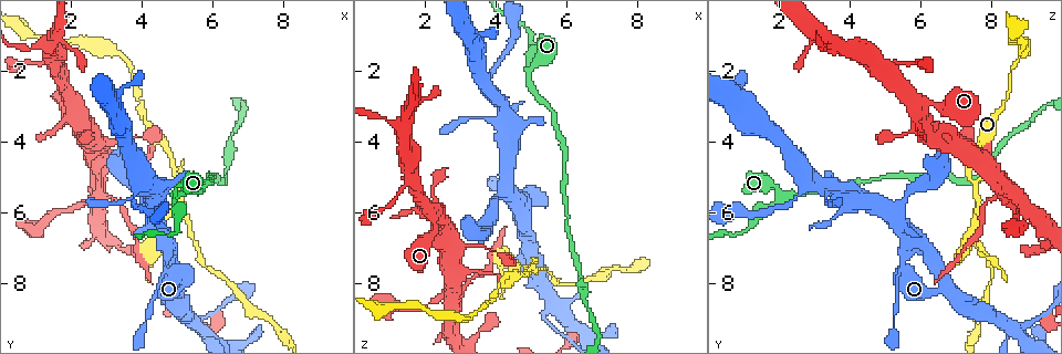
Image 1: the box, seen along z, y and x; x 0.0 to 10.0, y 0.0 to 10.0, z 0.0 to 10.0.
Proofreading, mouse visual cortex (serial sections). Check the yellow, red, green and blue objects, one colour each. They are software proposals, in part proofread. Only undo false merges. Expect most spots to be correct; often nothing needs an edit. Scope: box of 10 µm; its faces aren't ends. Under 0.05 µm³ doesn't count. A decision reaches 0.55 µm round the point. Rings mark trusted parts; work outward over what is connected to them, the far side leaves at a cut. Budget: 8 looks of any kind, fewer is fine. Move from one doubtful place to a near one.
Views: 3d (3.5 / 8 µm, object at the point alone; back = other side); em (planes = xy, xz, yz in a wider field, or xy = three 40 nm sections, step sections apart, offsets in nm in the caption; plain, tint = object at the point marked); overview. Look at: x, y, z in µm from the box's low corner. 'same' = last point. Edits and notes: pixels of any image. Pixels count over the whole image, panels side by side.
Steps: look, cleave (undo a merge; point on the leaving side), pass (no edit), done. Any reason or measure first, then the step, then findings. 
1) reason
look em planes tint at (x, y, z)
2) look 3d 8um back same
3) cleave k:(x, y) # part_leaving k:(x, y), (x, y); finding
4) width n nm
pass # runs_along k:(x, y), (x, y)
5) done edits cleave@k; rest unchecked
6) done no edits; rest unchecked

a fork
look 3d 8um at (5.10, 5.45, 7.60)

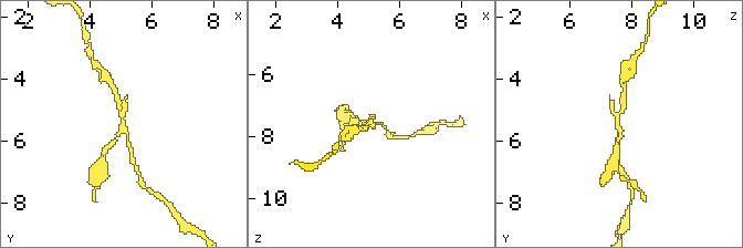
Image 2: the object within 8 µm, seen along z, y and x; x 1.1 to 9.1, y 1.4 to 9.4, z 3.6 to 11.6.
look 3d 3.5um same

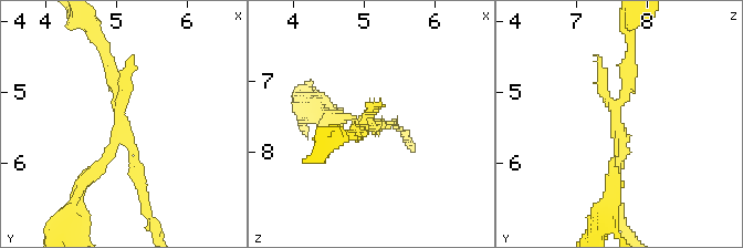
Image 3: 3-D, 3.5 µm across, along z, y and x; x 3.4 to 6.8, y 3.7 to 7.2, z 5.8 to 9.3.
now the EM
look em xy step 2 tint at (5.05, 5.55, 7.55)

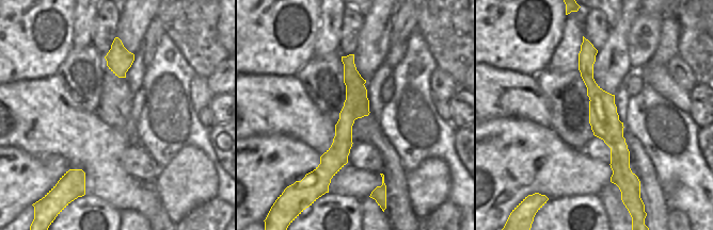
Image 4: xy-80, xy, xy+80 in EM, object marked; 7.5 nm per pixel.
cleave 3:(128, 66) # border 4:(364, 85), (354, 119); two cells meet here

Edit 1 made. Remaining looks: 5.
look overview

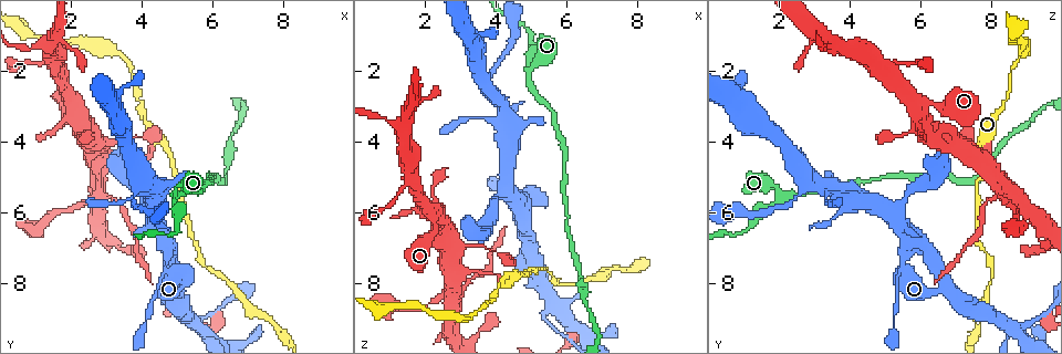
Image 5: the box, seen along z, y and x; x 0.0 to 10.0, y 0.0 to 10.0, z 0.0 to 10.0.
calibre changes
look 3d 8um at (2.80, 4.05, 6.95)

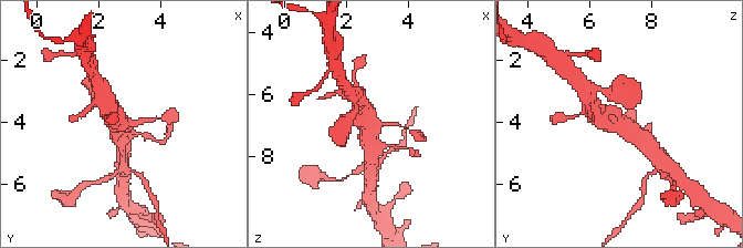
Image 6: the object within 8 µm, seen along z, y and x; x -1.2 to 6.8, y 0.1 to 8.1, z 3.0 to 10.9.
zoom in
look 3d 3.5um same

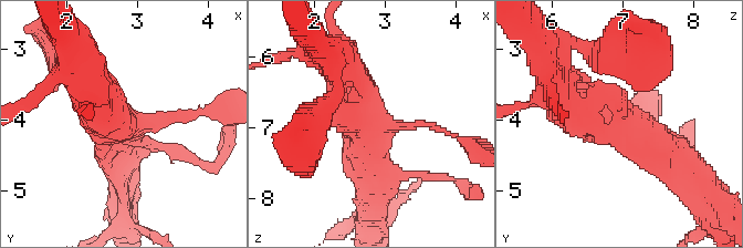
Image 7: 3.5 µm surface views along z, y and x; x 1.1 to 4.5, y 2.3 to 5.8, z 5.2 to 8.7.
look em xy step 3 tint at (2.80, 4.10, 7.00)

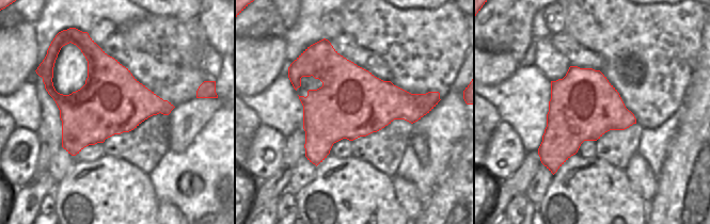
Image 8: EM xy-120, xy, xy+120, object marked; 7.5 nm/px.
width 500 nm
pass # runs_along 7:(558, 103), (635, 124), (683, 162); all the same cell

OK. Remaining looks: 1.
done edits cleave@3; rest unchecked

